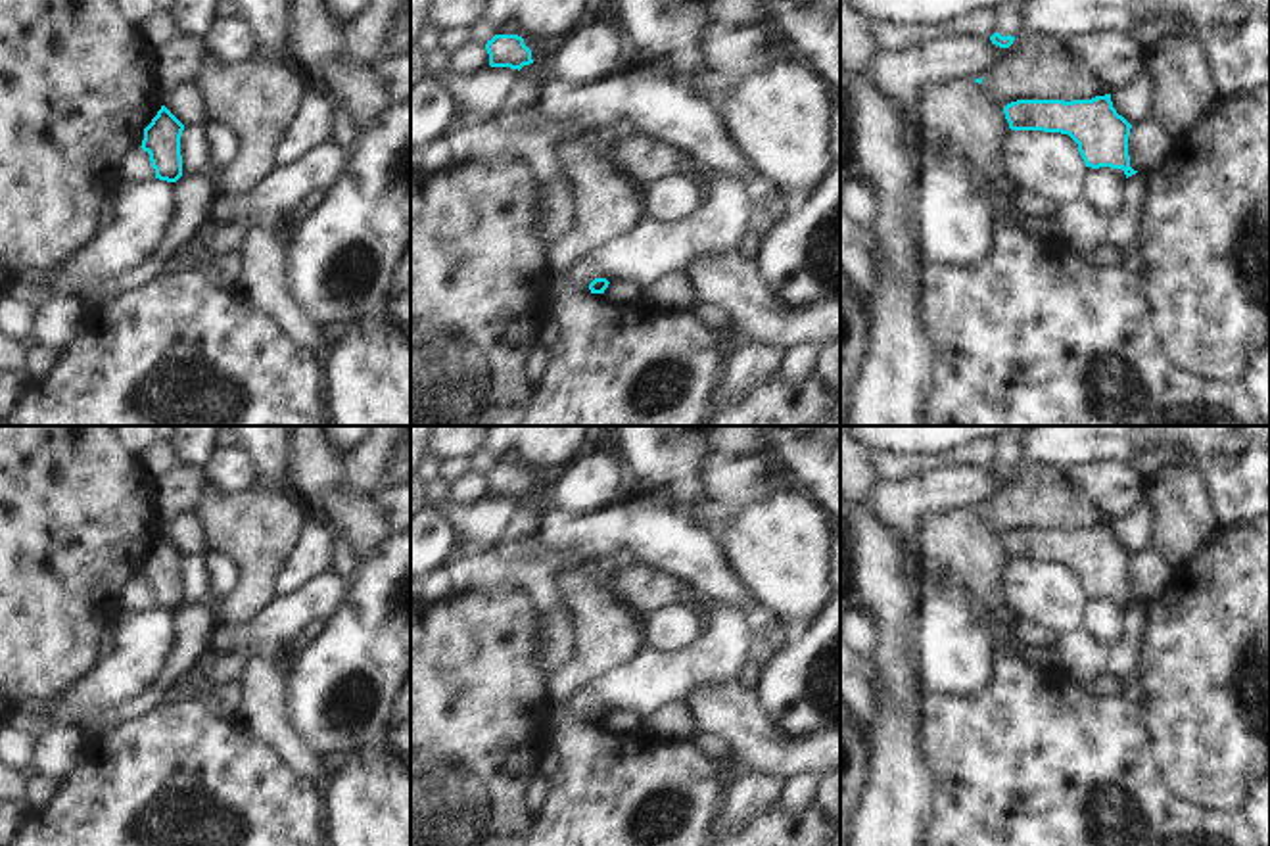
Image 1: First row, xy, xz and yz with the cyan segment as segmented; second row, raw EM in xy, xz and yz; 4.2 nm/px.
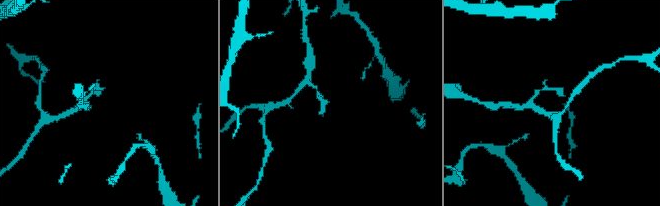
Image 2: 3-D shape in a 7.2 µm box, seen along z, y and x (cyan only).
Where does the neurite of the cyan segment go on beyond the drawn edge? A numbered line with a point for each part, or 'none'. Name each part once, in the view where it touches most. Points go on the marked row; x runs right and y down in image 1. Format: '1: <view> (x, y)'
none

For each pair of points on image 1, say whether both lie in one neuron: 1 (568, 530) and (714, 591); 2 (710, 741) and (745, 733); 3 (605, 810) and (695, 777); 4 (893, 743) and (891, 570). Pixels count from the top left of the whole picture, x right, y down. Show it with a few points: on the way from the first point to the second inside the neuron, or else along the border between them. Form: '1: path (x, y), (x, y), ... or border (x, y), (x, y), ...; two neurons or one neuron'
1: path (605, 530), (651, 530), (678, 555); one neuron
2: border (697, 729), (716, 733), (735, 762); two neurons
3: path (628, 810), (651, 789), (672, 785); one neuron
4: path (894, 701), (893, 612); one neuron

